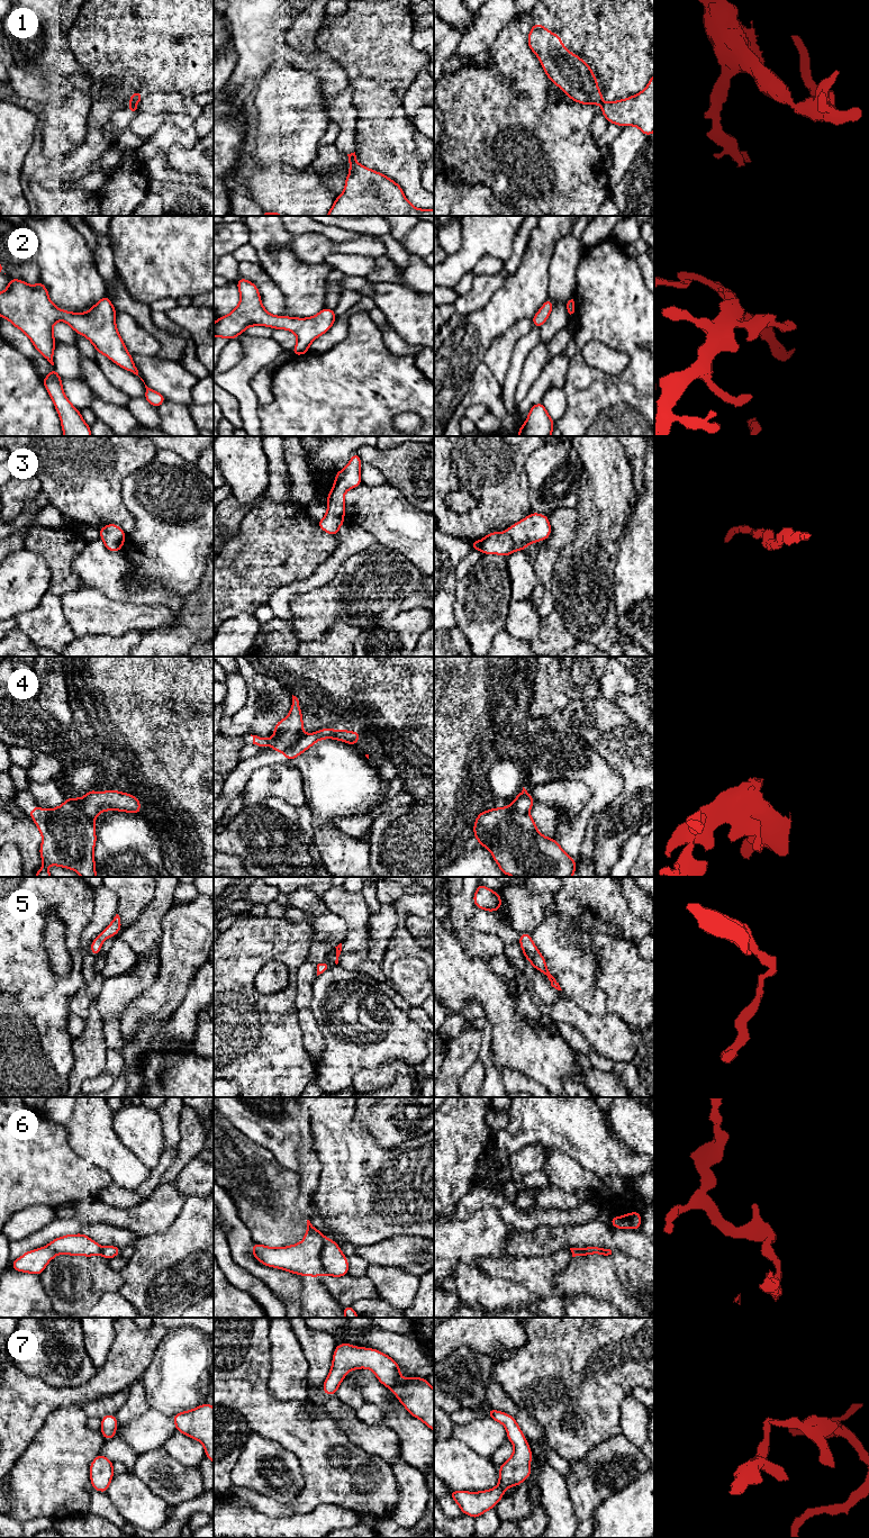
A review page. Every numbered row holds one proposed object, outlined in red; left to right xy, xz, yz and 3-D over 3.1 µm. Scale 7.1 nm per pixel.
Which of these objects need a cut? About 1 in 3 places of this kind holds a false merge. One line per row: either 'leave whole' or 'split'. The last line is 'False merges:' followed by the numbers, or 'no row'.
1: split
2: leave whole
3: leave whole
4: split
5: leave whole
6: split
7: leave whole
False merges: 1, 4, 6

